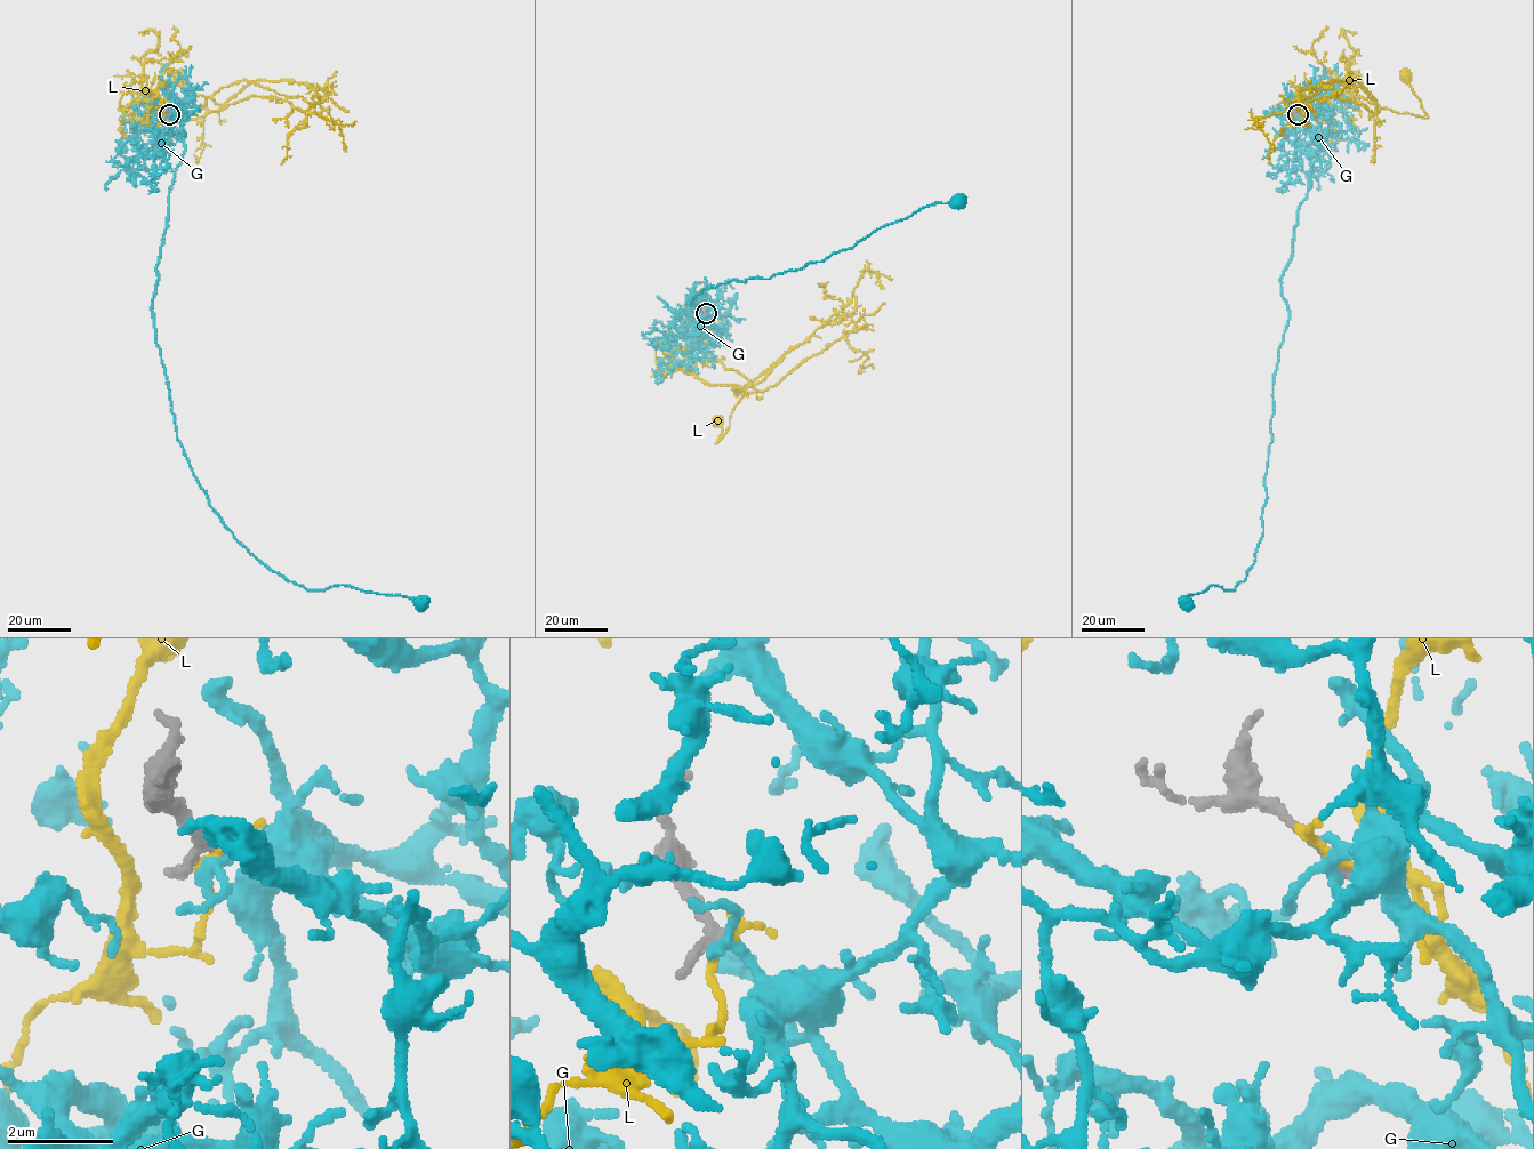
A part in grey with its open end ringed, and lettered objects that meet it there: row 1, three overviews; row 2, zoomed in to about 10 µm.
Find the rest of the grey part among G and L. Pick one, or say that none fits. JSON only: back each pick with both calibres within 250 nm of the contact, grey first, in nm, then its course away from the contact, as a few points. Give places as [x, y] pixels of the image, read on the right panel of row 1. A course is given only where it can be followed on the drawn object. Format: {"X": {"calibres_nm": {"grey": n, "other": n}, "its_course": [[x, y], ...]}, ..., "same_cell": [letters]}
{"G": {"calibres_nm": {"grey": 240, "other": 200}, "its_course": [[1298, 115], [1319, 136], [1280, 279], [1288, 320], [1273, 379], [1263, 533], [1234, 589], [1211, 585], [1183, 601]]}, "same_cell": ["G"]}

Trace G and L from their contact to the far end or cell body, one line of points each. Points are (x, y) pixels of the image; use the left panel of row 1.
G: (169, 115), (185, 152), (152, 320), (176, 438), (208, 505), (250, 553), (307, 589), (346, 585), (422, 601)
L: (169, 114), (163, 98), (128, 104), (151, 97), (202, 117), (205, 107), (181, 118), (181, 77)

